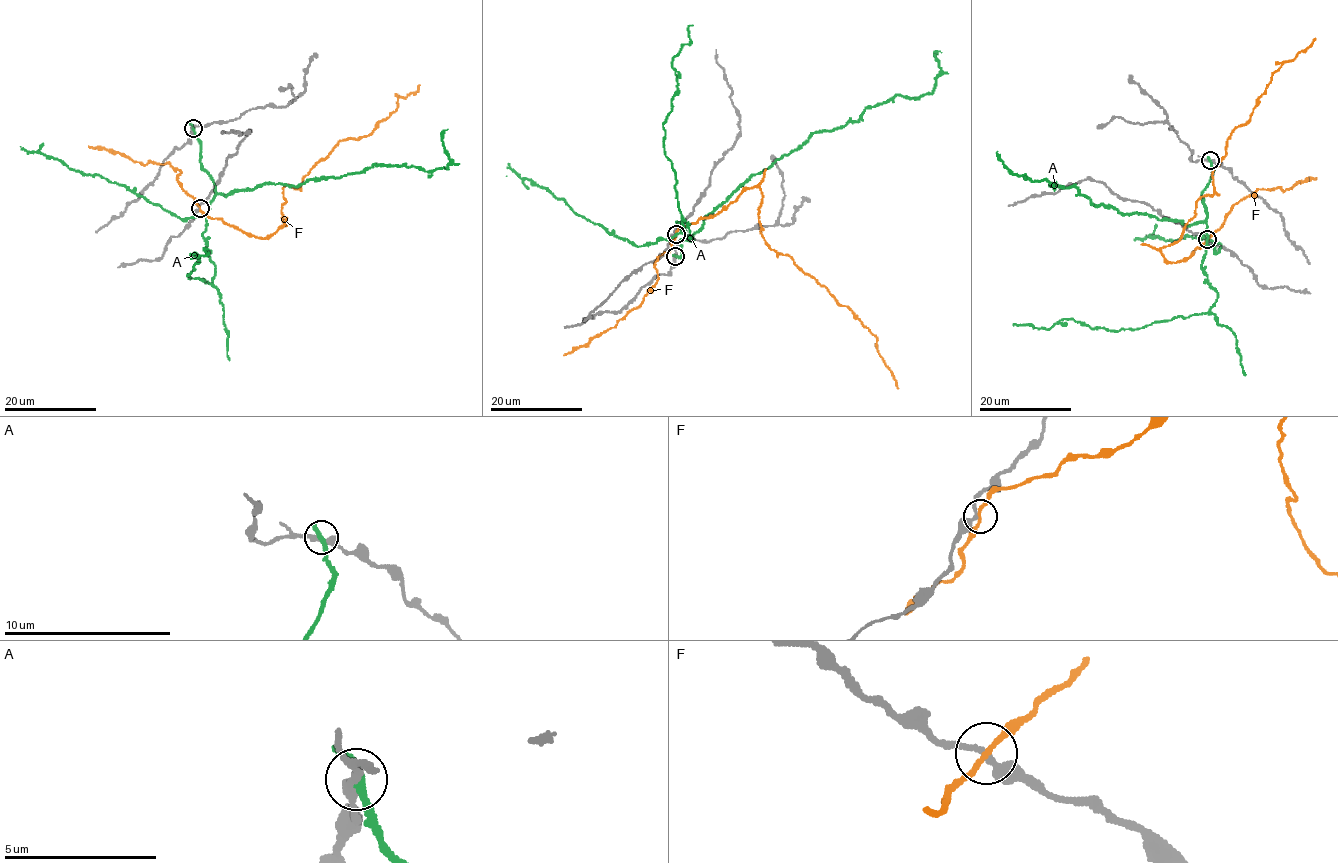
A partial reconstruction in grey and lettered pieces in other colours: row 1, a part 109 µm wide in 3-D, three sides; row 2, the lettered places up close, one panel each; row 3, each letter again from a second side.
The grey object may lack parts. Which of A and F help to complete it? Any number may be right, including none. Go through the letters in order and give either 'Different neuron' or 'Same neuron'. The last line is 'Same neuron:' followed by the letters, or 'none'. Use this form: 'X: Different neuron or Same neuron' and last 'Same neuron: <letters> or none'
A: Different neuron
F: Different neuron
Same neuron: none

